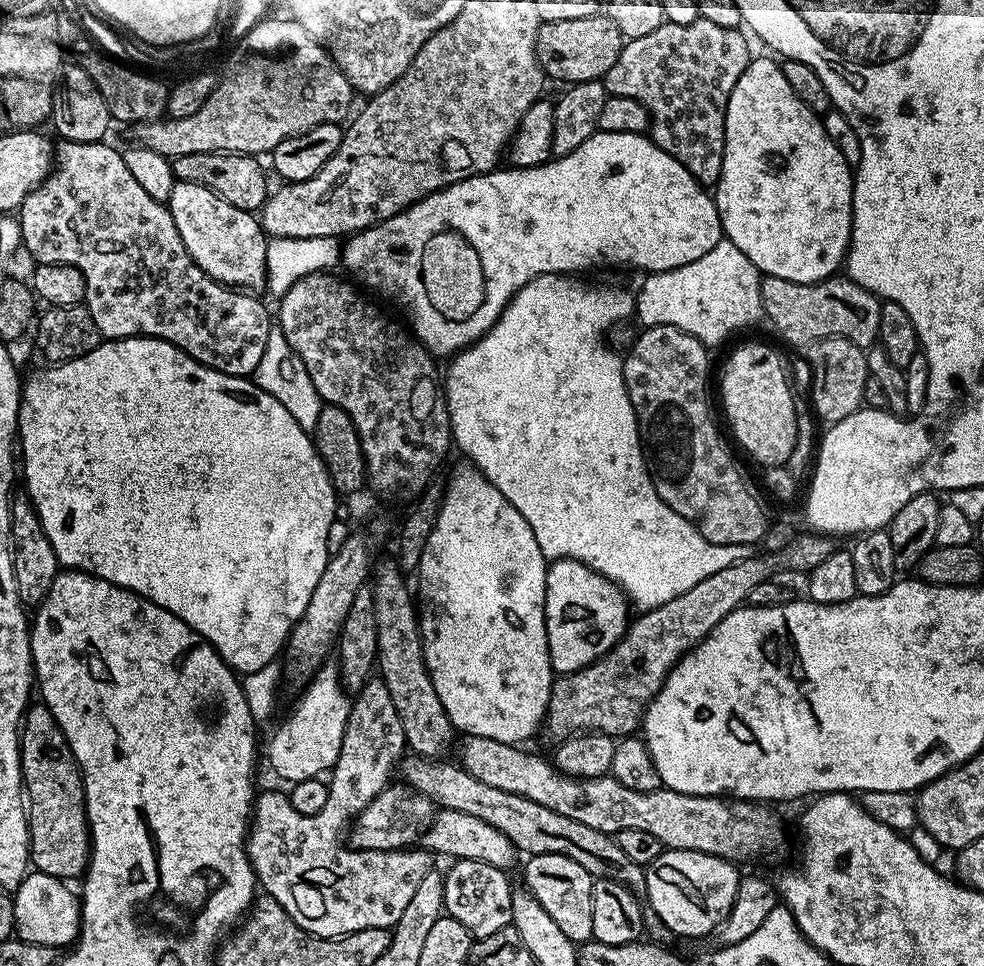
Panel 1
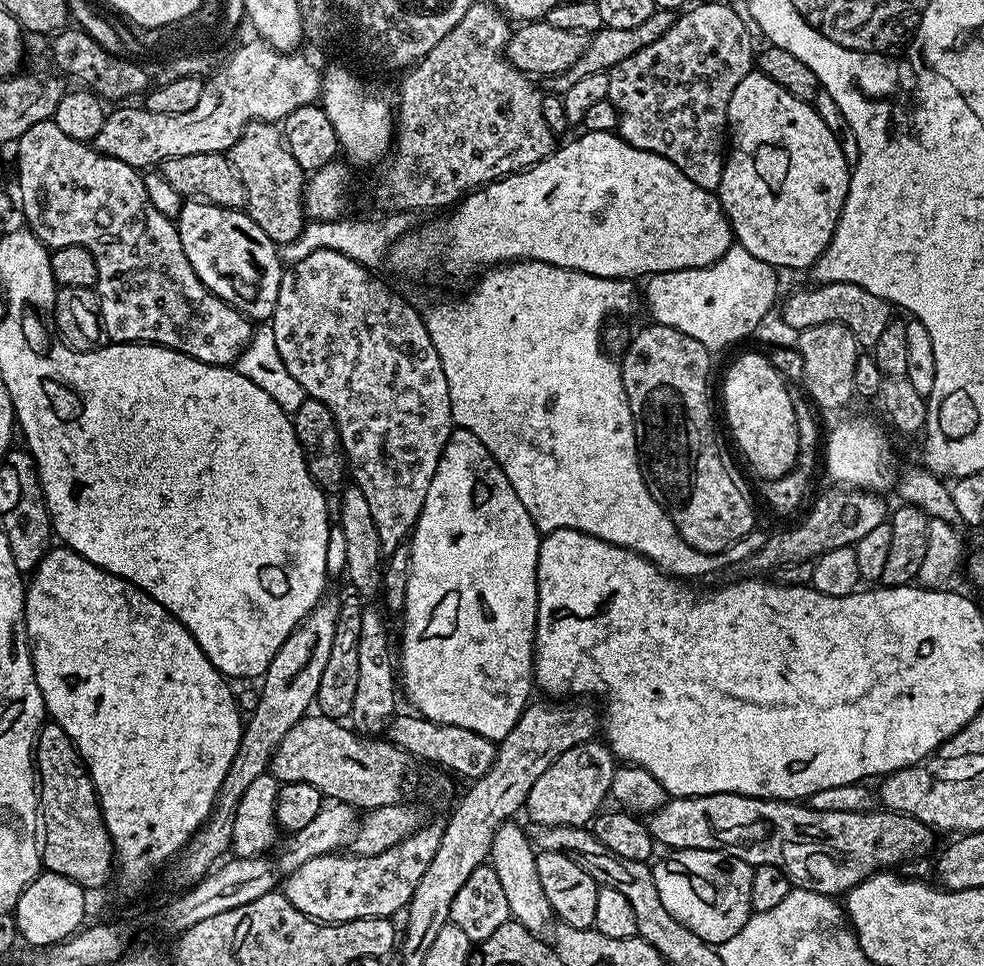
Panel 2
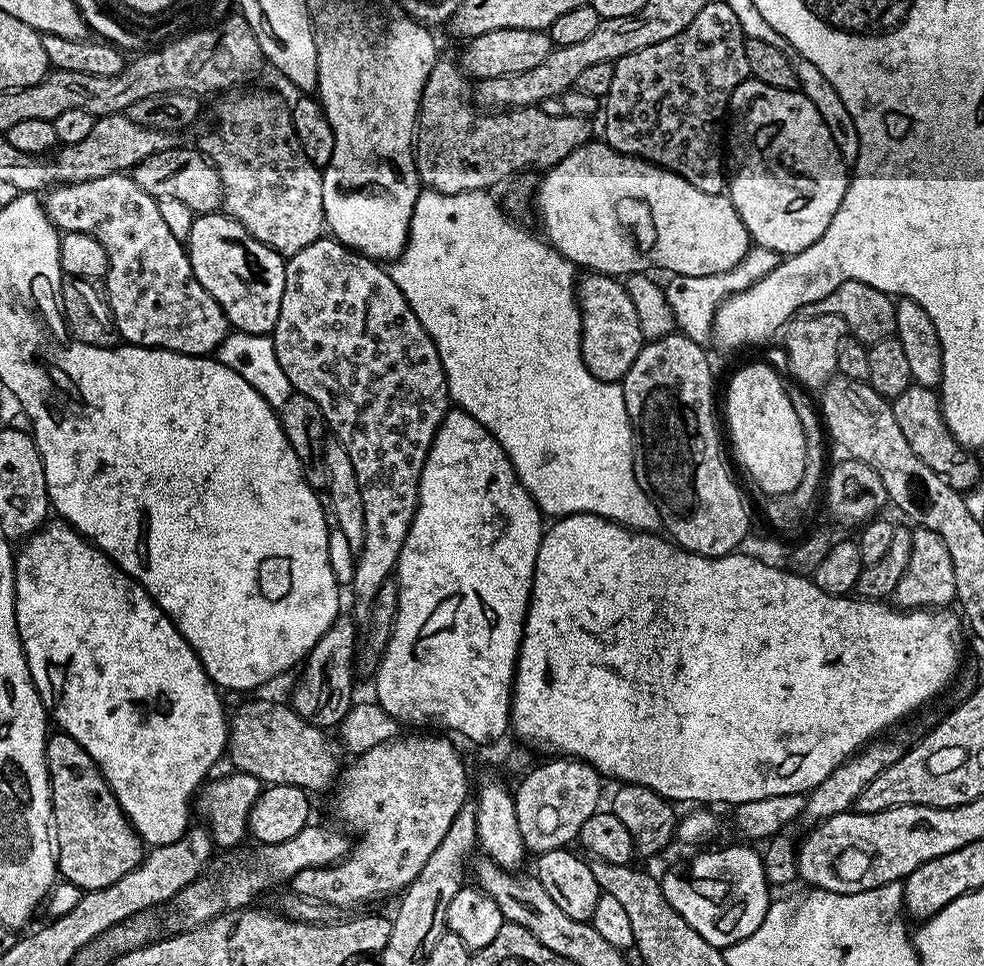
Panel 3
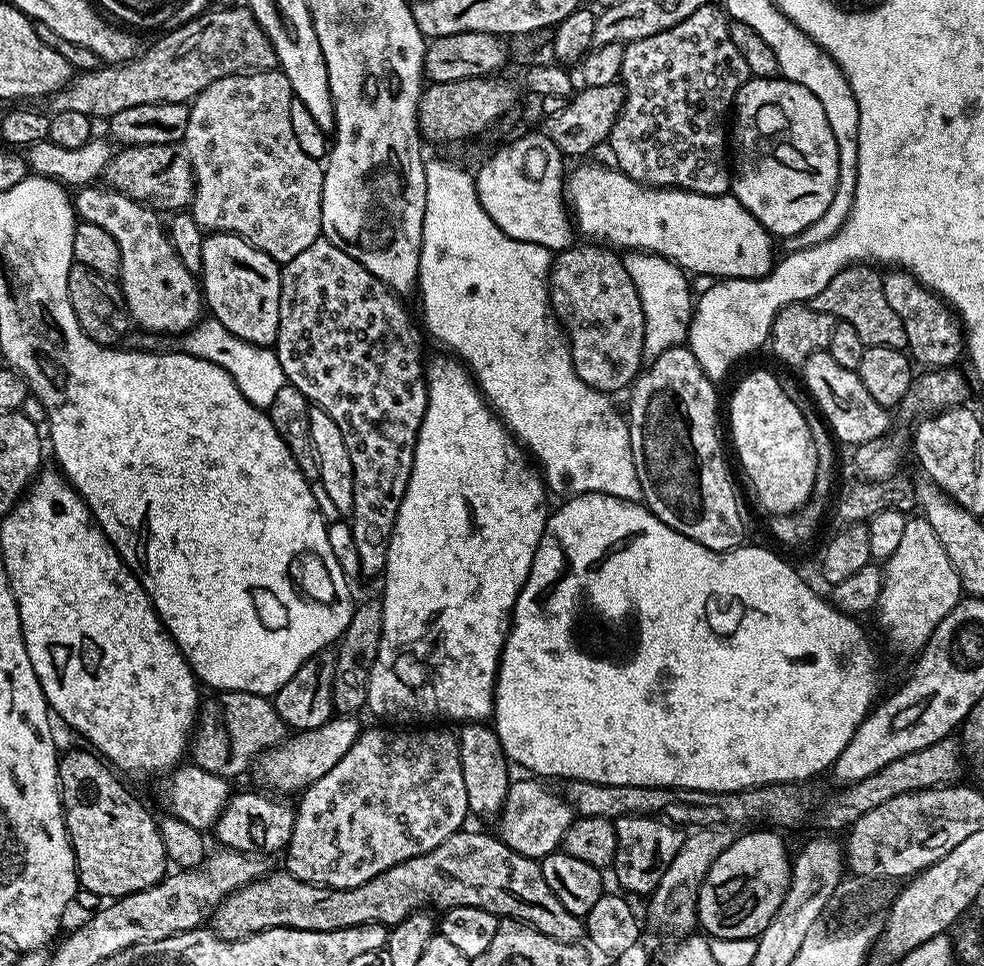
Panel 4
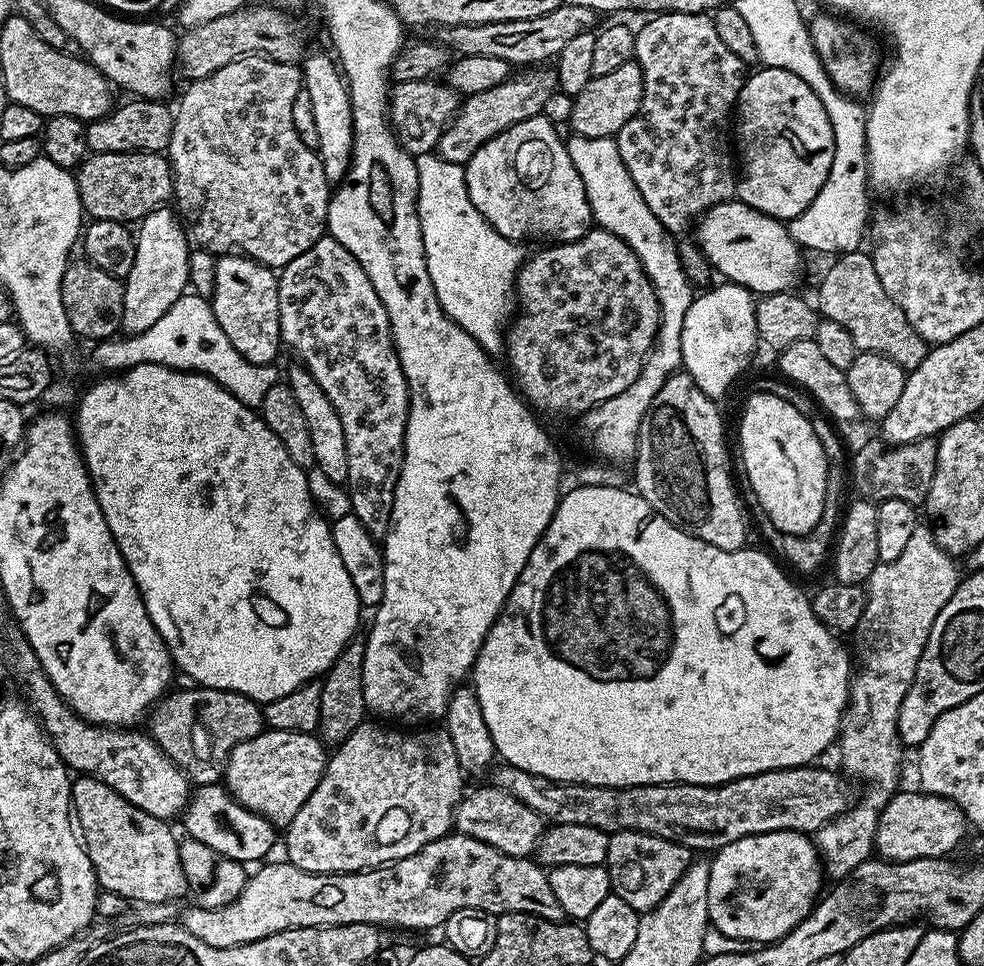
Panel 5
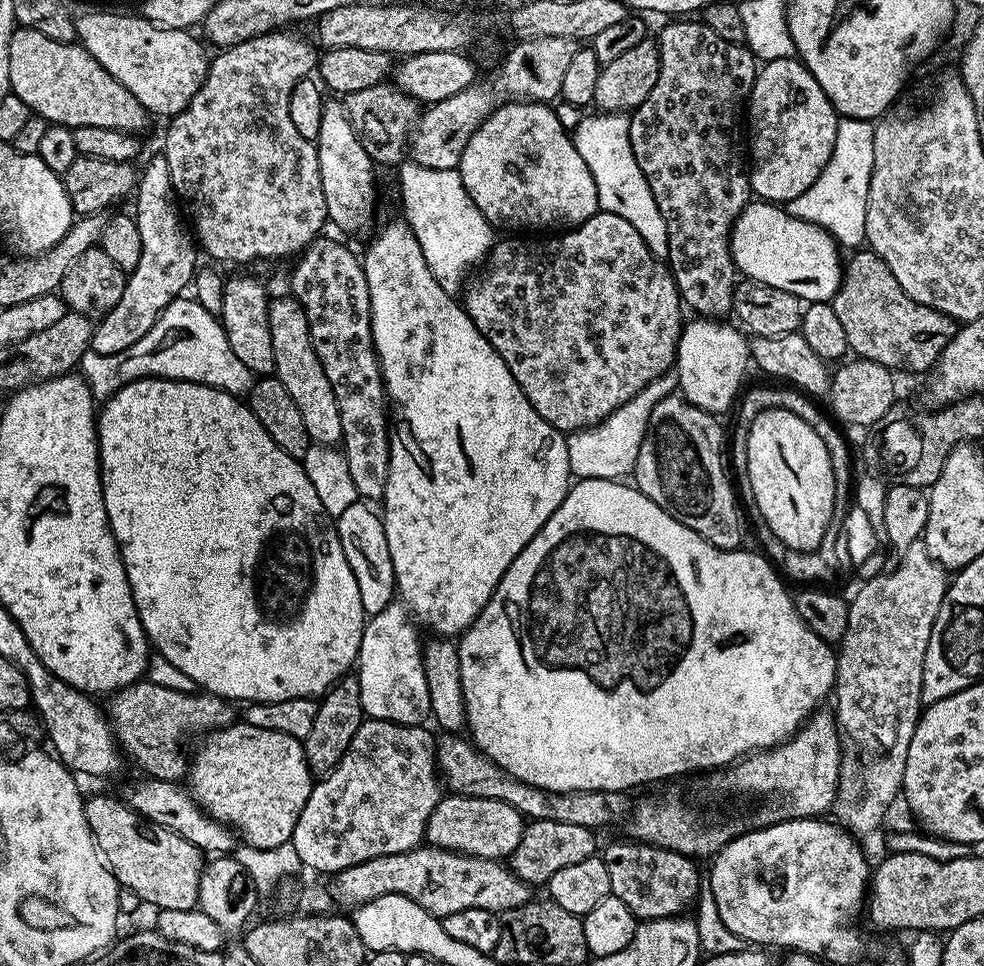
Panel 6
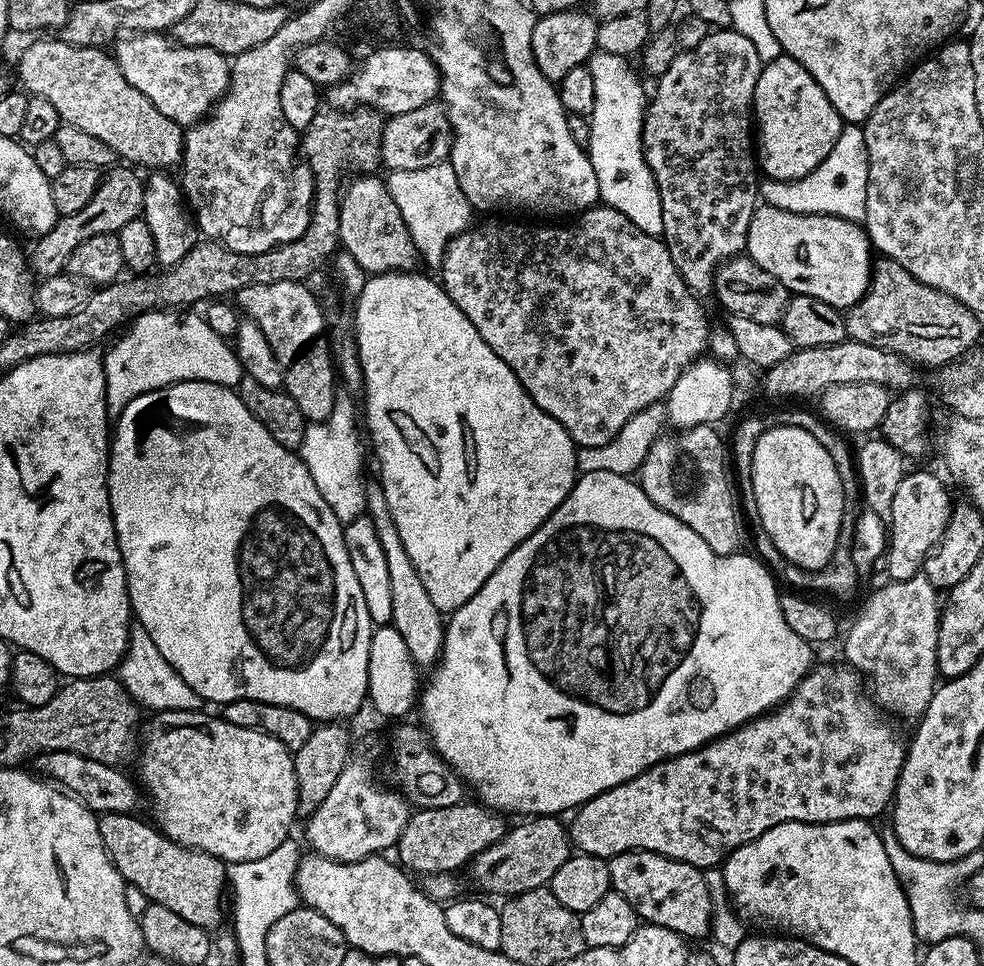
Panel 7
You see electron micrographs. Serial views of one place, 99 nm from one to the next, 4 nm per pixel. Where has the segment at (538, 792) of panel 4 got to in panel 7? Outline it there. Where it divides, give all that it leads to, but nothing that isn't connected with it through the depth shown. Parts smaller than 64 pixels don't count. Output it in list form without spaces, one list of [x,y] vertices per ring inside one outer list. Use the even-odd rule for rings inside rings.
[[[465,802],[458,806],[421,808],[413,811],[402,830],[394,852],[400,855],[399,863],[411,873],[432,876],[435,872],[455,873],[456,868],[467,865],[479,852],[494,846],[506,831],[505,817],[485,808],[479,802]]]

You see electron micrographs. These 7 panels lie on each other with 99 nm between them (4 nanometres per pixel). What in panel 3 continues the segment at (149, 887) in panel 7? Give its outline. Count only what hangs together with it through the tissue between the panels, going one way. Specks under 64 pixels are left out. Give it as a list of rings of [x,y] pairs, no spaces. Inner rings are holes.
[[[56,730],[48,738],[46,766],[48,767],[48,781],[50,782],[50,790],[52,791],[52,823],[54,825],[54,843],[56,845],[56,866],[59,875],[65,881],[83,889],[84,892],[89,892],[90,890],[98,890],[99,888],[110,886],[110,882],[118,882],[118,878],[122,878],[122,874],[130,874],[130,870],[137,868],[141,860],[144,859],[146,845],[140,839],[140,835],[132,829],[132,823],[128,821],[128,815],[122,810],[118,798],[110,790],[106,778],[101,774],[100,766],[94,762],[94,758],[90,758],[90,754],[86,754],[86,750],[82,750],[82,746],[78,746],[78,742],[74,742],[74,738],[70,738],[70,734],[66,734],[63,730]]]

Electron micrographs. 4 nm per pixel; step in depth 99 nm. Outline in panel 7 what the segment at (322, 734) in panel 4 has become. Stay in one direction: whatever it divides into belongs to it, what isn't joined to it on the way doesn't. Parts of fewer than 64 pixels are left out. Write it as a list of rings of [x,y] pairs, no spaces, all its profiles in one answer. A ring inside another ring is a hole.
[[[204,710],[194,712],[157,712],[151,717],[153,720],[148,724],[148,733],[143,733],[142,747],[138,752],[140,760],[139,783],[143,791],[152,799],[152,812],[156,815],[155,823],[164,835],[169,836],[174,842],[178,842],[187,848],[197,848],[200,852],[205,852],[211,856],[227,862],[237,864],[238,862],[250,862],[254,858],[266,858],[270,850],[275,850],[282,841],[289,839],[292,823],[298,820],[298,778],[294,774],[294,762],[292,761],[293,752],[278,738],[274,738],[259,730],[250,730],[246,726],[234,726],[226,722],[219,715],[207,716]]]

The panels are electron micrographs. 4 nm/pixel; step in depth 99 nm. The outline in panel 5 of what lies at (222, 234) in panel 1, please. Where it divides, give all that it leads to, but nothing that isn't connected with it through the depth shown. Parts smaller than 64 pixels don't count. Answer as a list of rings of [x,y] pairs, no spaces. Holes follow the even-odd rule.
[[[224,254],[216,261],[214,290],[210,297],[214,318],[218,318],[218,326],[222,326],[234,350],[255,364],[272,364],[280,348],[282,352],[277,279],[273,269],[259,264],[251,256]]]

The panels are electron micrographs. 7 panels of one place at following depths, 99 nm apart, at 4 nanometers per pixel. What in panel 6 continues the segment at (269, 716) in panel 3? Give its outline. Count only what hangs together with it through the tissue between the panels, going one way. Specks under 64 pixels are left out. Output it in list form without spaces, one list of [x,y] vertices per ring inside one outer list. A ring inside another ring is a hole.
[[[146,678],[119,688],[107,700],[106,715],[121,753],[144,771],[141,773],[154,780],[183,781],[190,767],[189,753],[184,753],[184,739],[227,728],[238,716],[238,712],[232,709],[235,708],[233,701],[222,696],[213,696],[203,690],[166,690],[166,686],[158,686]]]

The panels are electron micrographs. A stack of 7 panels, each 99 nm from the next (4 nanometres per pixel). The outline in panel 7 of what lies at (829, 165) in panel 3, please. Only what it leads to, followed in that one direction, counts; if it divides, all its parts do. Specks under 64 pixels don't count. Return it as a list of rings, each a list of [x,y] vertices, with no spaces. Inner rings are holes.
[[[781,54],[776,60],[761,67],[760,77],[754,86],[752,106],[754,124],[758,129],[758,168],[767,179],[801,180],[803,176],[813,172],[827,156],[833,155],[842,127],[838,110],[834,110],[822,86],[818,86],[816,79],[792,56]]]

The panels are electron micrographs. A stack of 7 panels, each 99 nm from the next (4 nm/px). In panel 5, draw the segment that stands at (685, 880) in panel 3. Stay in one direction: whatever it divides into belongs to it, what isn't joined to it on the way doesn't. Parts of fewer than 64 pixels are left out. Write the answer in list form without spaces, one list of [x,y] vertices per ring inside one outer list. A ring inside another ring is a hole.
[[[767,832],[738,838],[713,856],[708,865],[708,918],[711,927],[735,940],[752,946],[775,944],[810,915],[821,895],[822,861],[805,833]]]

